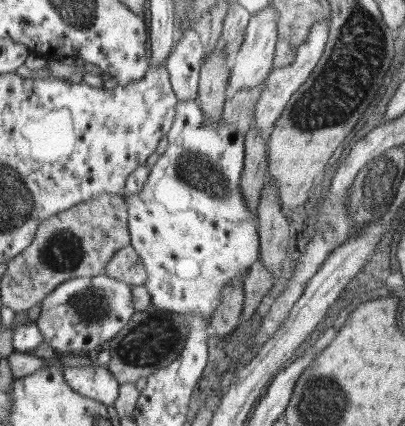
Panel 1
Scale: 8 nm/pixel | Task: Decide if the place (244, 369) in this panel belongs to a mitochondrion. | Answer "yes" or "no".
no

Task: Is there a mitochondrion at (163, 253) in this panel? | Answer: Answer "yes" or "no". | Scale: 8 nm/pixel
no

